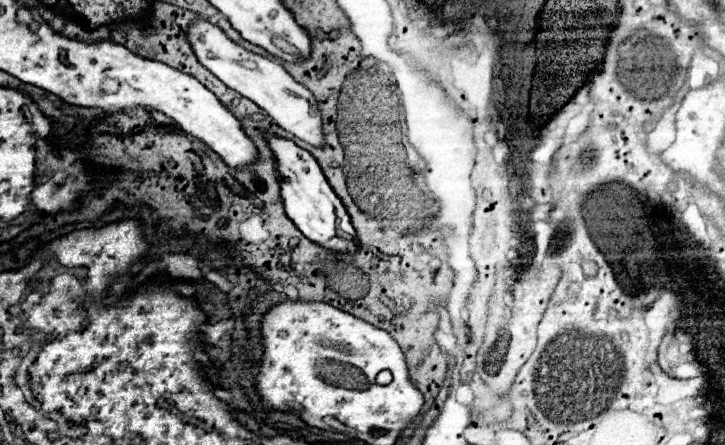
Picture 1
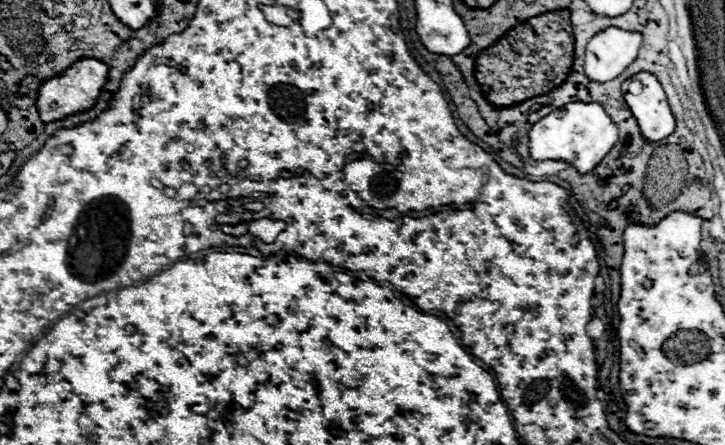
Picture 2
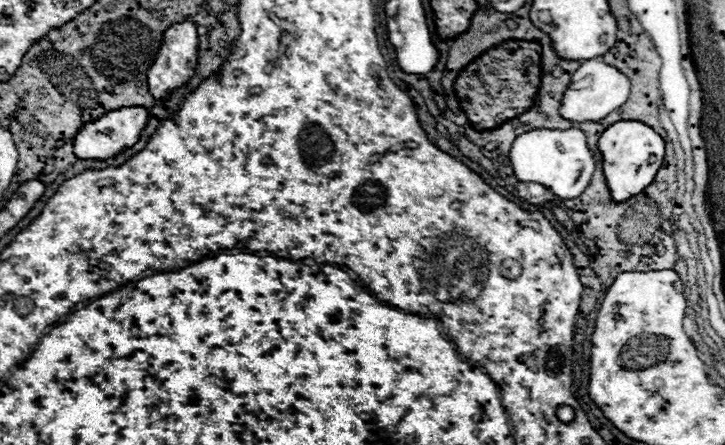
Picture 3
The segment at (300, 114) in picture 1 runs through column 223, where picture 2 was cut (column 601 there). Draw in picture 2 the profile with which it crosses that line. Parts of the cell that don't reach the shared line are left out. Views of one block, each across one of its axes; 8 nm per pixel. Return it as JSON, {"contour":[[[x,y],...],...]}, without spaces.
{"contour":[[[610,26],[592,36],[586,48],[586,76],[590,80],[606,82],[622,74],[634,60],[642,46],[642,34]]]}

